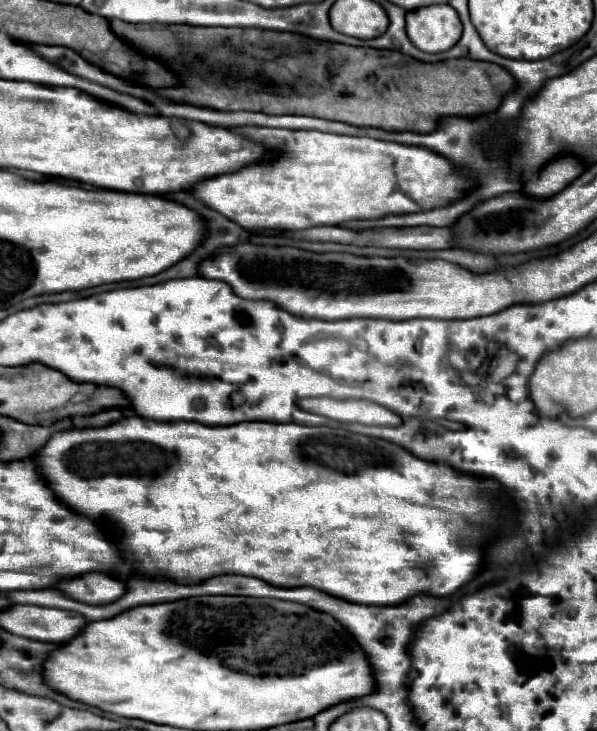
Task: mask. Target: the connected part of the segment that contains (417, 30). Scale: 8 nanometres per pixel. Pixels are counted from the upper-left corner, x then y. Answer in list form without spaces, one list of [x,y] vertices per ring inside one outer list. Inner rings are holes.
[[[427,5],[407,13],[407,35],[425,53],[443,53],[461,39],[461,19],[451,5]]]

